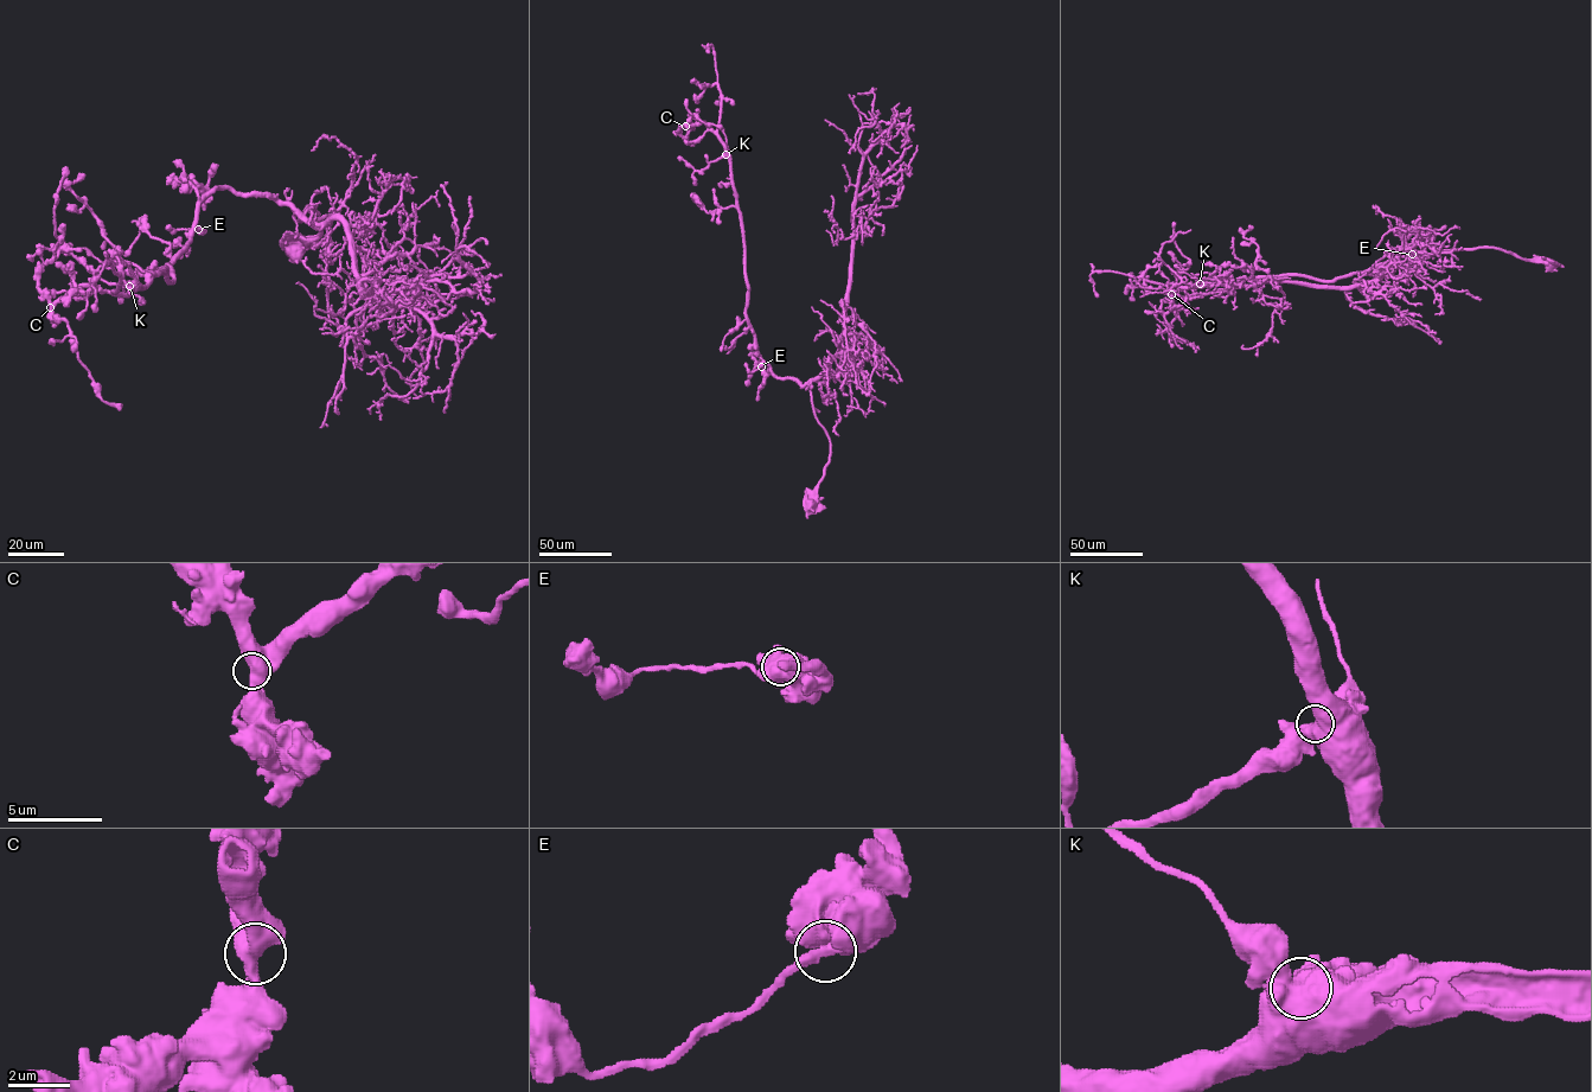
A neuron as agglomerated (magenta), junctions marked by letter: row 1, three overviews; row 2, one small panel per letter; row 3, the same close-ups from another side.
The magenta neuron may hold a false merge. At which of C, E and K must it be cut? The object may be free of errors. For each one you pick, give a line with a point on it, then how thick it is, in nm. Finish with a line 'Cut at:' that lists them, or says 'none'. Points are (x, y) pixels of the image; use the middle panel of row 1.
Cut at: none

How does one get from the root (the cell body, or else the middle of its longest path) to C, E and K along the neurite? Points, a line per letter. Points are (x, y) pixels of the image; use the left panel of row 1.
C: (298, 253), (332, 216), (296, 221), (280, 200), (216, 189), (172, 280), (81, 286), (50, 307)
E: (298, 253), (332, 216), (296, 221), (280, 200), (216, 189), (199, 204), (198, 229)
K: (298, 253), (332, 216), (296, 221), (280, 200), (216, 189), (168, 263), (173, 279), (165, 270), (129, 286)

